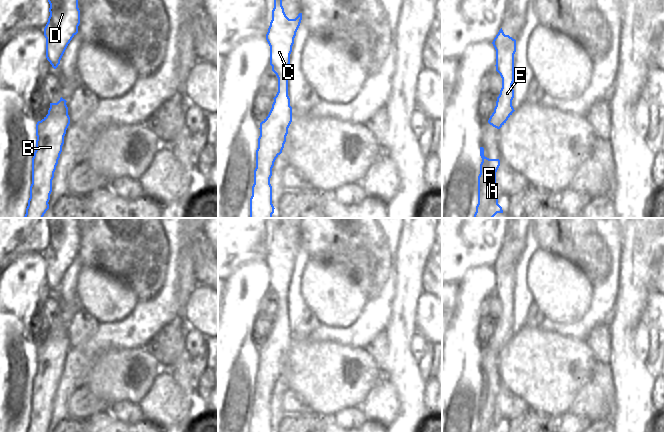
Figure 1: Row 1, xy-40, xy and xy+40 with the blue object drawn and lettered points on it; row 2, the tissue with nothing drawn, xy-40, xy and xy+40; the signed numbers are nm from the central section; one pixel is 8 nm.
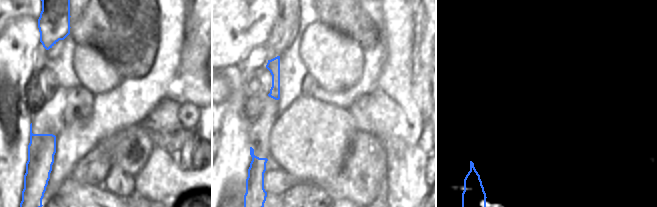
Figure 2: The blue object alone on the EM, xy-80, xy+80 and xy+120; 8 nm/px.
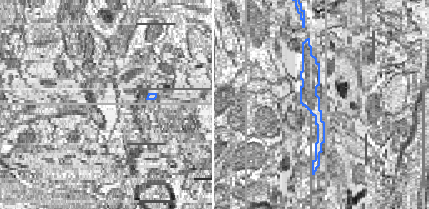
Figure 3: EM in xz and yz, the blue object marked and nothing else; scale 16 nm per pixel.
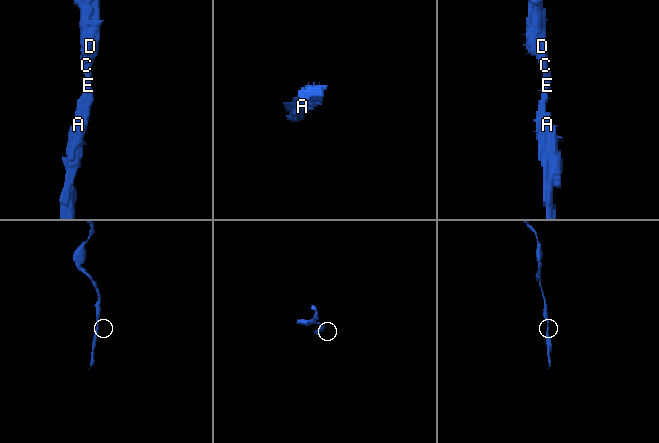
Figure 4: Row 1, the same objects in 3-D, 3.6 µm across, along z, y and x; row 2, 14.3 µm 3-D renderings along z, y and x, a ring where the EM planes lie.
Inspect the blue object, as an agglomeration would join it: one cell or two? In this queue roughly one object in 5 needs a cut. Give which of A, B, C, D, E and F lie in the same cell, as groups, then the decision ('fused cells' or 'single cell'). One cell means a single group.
groups A B C D E F; single cell

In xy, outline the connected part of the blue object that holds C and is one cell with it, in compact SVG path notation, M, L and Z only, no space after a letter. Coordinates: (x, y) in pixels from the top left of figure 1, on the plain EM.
M274 218L272 244L266 264L270 270L270 289L278 302L278 316L273 322L268 340L260 347L250 432L274 432L270 402L274 386L282 377L292 346L292 331L288 320L288 290L301 244L302 237L295 243L289 243L282 230L282 218Z

